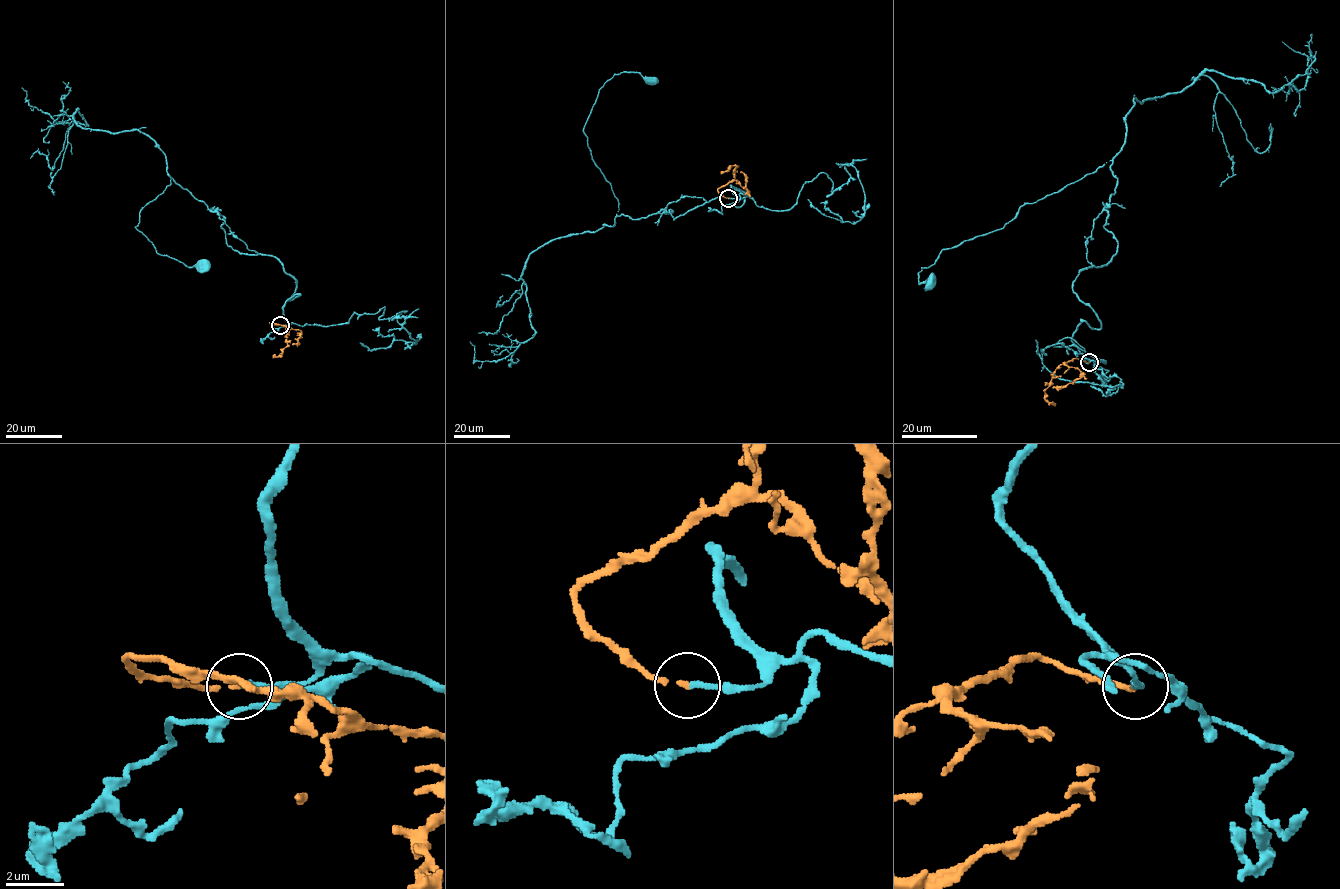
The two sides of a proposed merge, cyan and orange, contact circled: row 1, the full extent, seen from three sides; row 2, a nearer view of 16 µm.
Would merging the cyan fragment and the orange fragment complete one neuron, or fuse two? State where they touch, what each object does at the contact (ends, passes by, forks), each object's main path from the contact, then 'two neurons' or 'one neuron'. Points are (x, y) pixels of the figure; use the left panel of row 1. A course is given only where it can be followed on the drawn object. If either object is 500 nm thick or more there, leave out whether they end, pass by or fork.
place (280, 325); cyan ends; orange ends; course cyan (280, 325), (283, 306), (300, 295), (287, 300), (296, 282), (169, 176), (136, 228), (159, 254), (203, 265); course orange (280, 325), (301, 332), (298, 343), (292, 344); one neuron

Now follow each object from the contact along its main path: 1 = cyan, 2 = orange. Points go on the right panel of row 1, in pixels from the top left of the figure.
1: (1088, 362), (1071, 336), (1101, 321), (1072, 281), (1093, 265), (1111, 161), (944, 248), (919, 273), (929, 281)
2: (1088, 362), (1077, 359), (1065, 363), (1076, 367), (1081, 376), (1052, 388)

